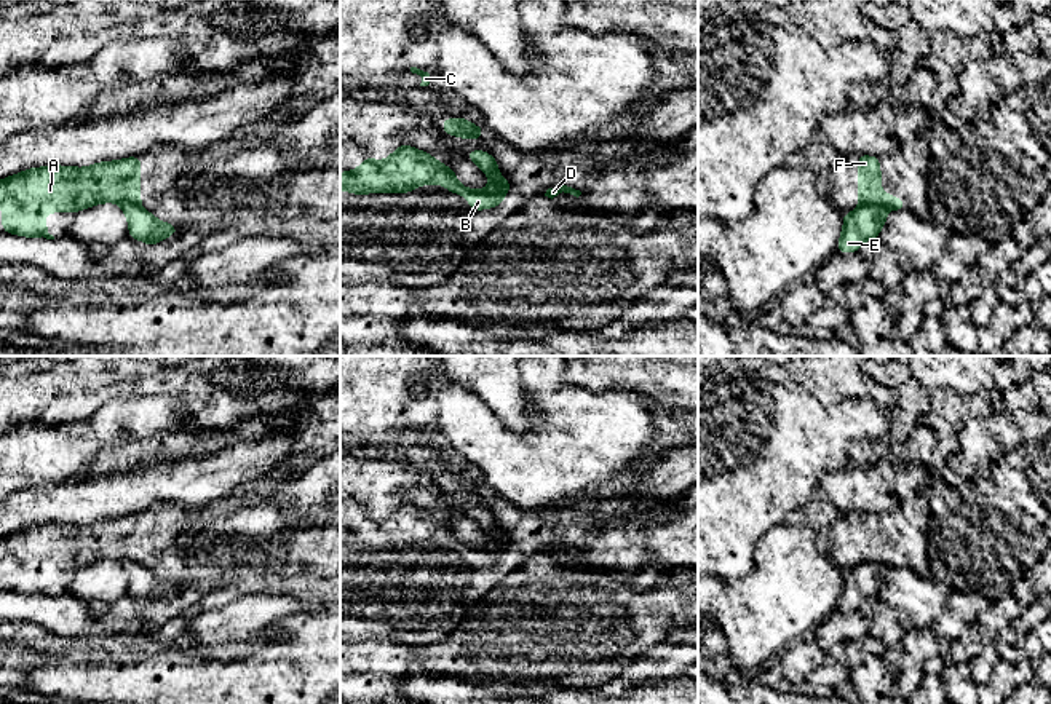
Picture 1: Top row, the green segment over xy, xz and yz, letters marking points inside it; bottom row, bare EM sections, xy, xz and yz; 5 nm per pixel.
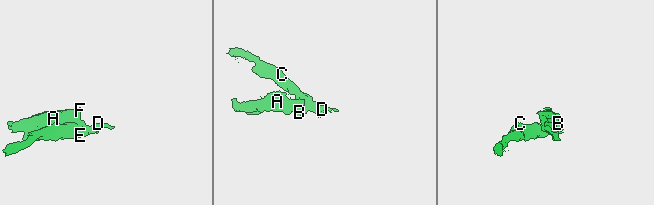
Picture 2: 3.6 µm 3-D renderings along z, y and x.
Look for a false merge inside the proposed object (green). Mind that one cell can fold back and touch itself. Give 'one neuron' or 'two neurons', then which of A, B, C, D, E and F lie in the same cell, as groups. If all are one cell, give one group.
two neurons; groups A B F / C D E

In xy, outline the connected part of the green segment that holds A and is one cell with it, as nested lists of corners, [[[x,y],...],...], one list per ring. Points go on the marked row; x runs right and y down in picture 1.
[[[141,155],[115,161],[101,161],[88,168],[50,164],[26,169],[0,180],[0,206],[3,212],[2,230],[5,233],[26,238],[43,236],[46,239],[54,239],[54,236],[48,233],[48,225],[42,222],[43,216],[48,212],[75,214],[77,211],[83,211],[101,203],[131,203],[134,206],[141,206]]]

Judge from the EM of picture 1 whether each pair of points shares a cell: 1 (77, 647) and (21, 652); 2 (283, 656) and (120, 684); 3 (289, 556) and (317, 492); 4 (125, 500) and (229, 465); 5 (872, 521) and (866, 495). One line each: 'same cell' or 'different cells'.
1: different cells
2: same cell
3: different cells
4: same cell
5: different cells

